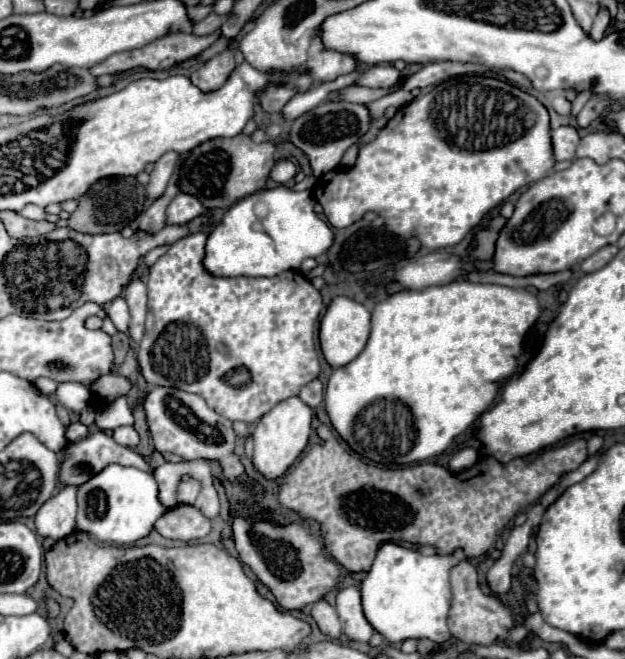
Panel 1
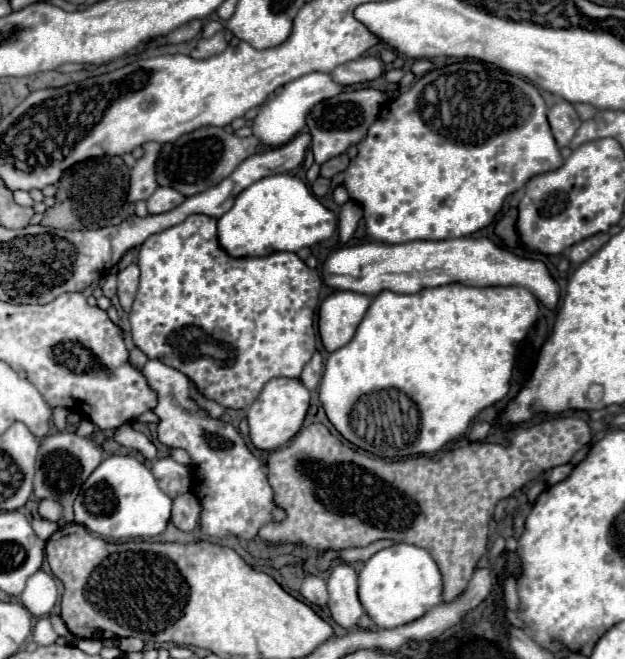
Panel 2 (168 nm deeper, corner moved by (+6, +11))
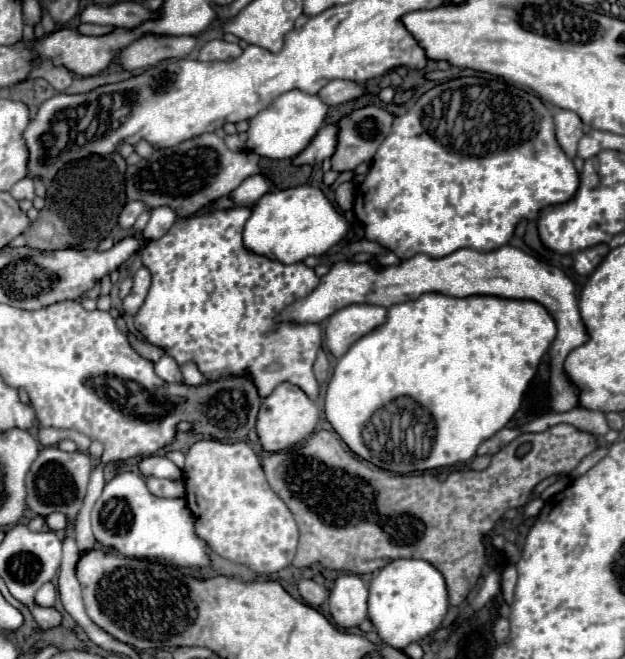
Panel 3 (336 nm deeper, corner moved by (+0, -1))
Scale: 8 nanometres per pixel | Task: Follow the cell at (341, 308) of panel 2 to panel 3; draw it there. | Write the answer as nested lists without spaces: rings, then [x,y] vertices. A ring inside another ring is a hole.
[[[370,304],[346,306],[328,318],[326,346],[336,358],[340,358],[358,338],[384,324],[384,320],[386,320],[386,308],[382,306],[370,306]]]

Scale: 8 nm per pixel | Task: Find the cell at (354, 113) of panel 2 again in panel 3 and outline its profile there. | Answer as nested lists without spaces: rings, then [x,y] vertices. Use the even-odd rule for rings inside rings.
[[[364,106],[364,108],[354,110],[352,114],[340,118],[338,120],[338,144],[336,144],[336,152],[330,160],[332,170],[336,170],[336,172],[354,170],[358,164],[372,160],[374,152],[378,150],[382,140],[388,136],[392,120],[394,120],[394,116],[380,106]]]

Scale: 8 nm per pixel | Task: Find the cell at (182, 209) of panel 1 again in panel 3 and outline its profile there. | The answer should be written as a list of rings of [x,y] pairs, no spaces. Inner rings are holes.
[[[152,208],[150,220],[142,230],[142,236],[148,240],[158,240],[172,228],[174,222],[176,222],[176,212],[172,208]]]

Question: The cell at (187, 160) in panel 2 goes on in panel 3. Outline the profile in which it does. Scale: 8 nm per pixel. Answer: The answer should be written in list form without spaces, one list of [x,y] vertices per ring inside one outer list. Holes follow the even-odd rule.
[[[202,134],[182,142],[176,148],[154,150],[150,158],[140,160],[126,170],[126,194],[130,200],[142,200],[148,208],[170,206],[176,210],[178,218],[192,216],[202,206],[226,196],[238,184],[258,174],[260,156],[250,150],[232,152],[224,140],[216,134]]]

